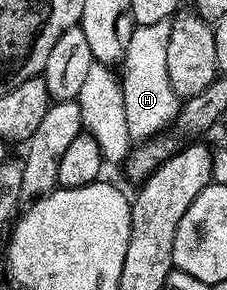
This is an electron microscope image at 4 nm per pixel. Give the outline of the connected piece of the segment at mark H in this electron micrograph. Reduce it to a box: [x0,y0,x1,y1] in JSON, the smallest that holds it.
[121,21,181,140]

